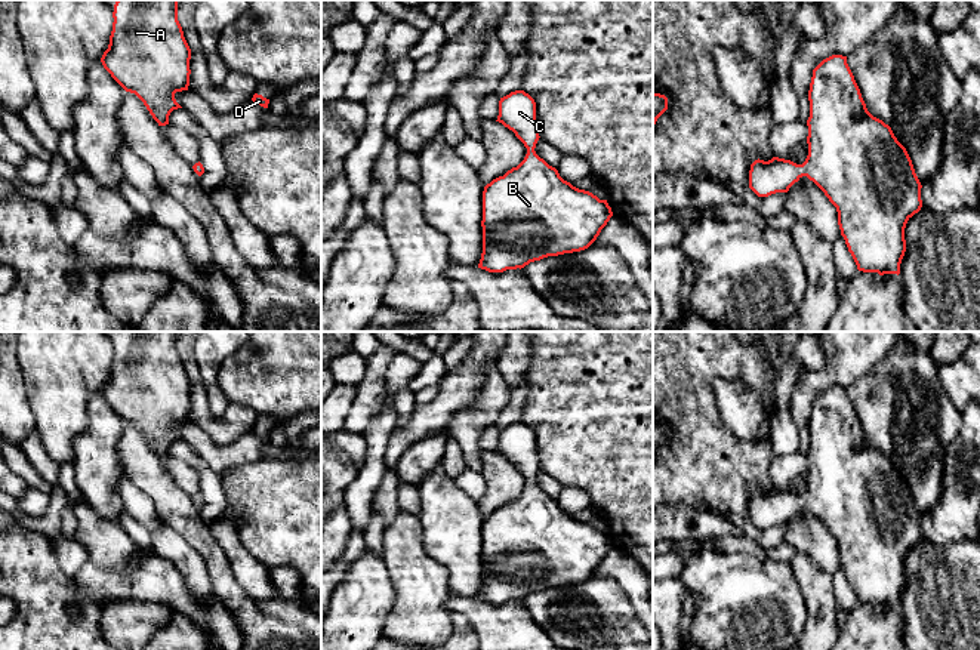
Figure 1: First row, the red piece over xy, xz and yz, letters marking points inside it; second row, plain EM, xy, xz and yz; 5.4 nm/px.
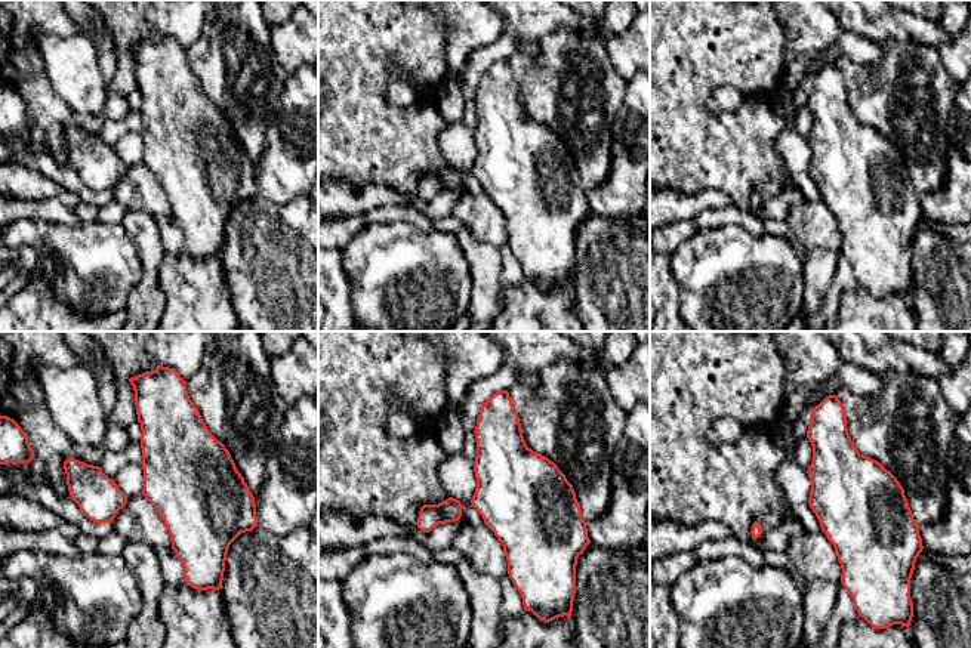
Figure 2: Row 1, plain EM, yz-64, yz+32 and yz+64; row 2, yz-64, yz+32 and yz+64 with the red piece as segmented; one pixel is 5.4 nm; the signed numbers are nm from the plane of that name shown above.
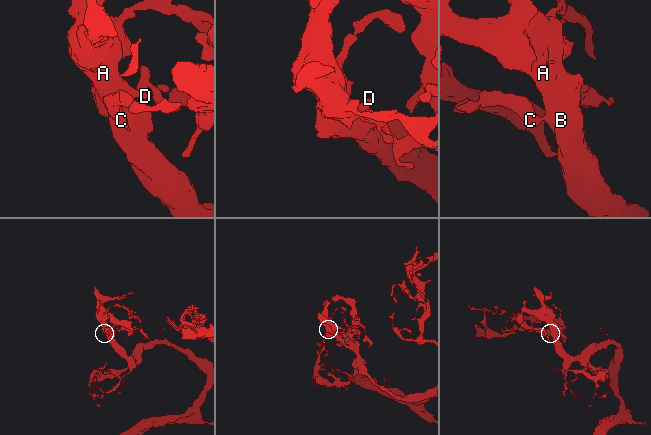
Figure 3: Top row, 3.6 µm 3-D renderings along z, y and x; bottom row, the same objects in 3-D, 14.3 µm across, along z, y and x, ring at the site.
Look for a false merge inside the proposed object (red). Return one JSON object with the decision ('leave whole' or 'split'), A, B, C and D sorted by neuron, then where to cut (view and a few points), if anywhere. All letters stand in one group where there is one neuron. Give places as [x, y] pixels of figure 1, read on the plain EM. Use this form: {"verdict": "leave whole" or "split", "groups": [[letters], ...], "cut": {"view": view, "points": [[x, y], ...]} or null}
{"verdict": "leave whole", "groups": [["A", "B", "C", "D"]], "cut": null}

